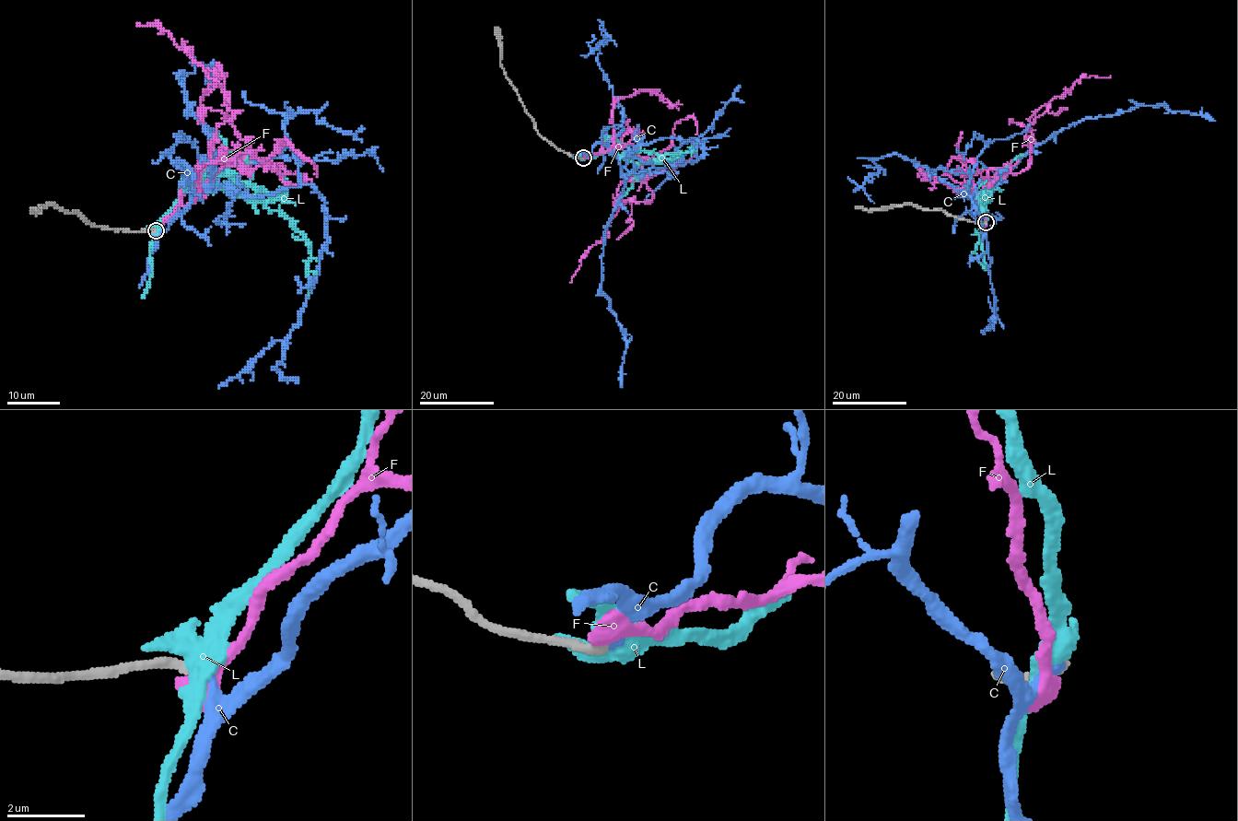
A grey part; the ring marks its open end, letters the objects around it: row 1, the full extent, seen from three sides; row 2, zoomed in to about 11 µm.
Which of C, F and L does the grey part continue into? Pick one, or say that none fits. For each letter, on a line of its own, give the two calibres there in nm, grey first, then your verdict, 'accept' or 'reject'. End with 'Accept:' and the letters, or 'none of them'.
C: 260 nm thick on the grey side, 240 nm on the other; accept
F: 240 nm thick on the grey side, 400 nm on the other; reject
L: 280 nm thick on the grey side, 360 nm on the other; reject
Accept: C

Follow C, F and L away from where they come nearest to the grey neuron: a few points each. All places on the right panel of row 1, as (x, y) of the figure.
C: (986, 223), (972, 208), (1021, 158), (1073, 123), (1140, 104), (1165, 105), (1173, 111), (1215, 121)
F: (986, 223), (971, 177), (988, 168), (1025, 169), (1031, 159), (1025, 128), (1035, 111), (1081, 76), (1110, 76)
L: (986, 222), (986, 208), (979, 193), (983, 190), (979, 200), (984, 206), (975, 253), (984, 268)

